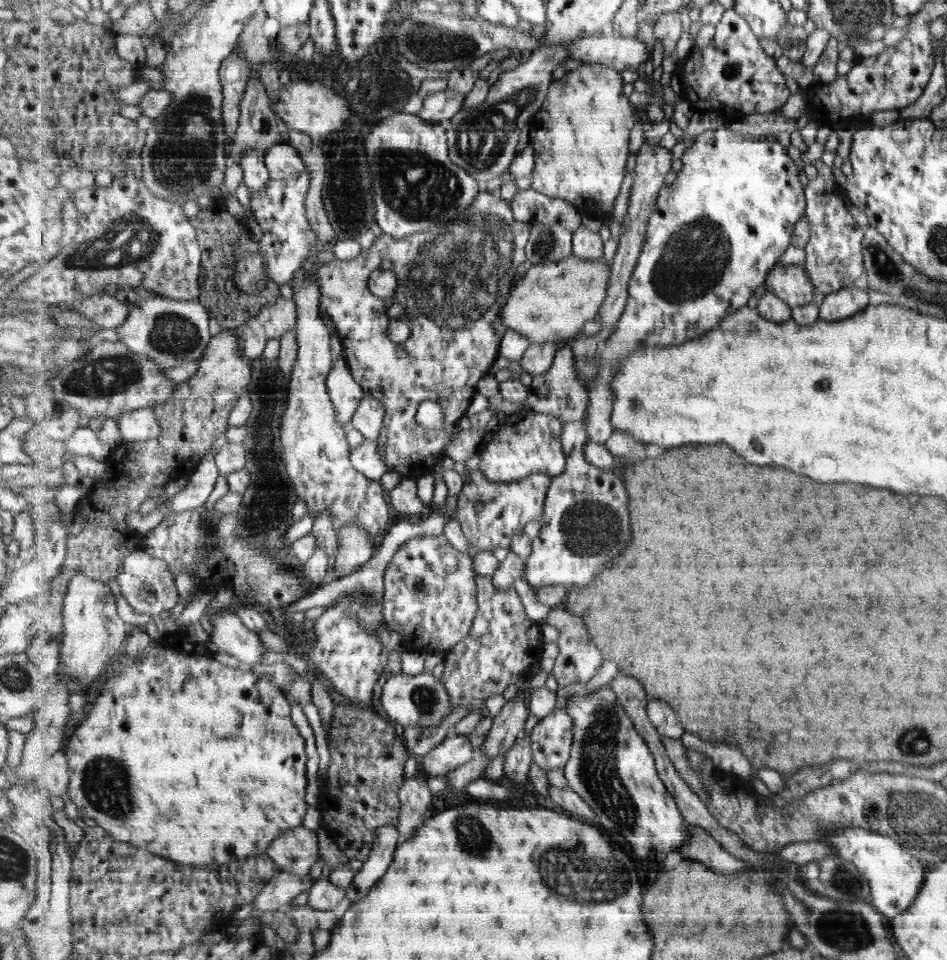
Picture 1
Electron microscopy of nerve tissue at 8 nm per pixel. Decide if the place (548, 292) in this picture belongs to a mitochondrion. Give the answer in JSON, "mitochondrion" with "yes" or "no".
{"mitochondrion":"no"}

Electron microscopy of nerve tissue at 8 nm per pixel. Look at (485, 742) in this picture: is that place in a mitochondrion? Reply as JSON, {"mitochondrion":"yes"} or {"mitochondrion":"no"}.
{"mitochondrion":"no"}

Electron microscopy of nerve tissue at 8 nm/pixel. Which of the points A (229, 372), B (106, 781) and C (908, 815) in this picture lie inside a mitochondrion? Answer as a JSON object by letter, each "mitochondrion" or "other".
{"A":"other","B":"mitochondrion","C":"mitochondrion"}

